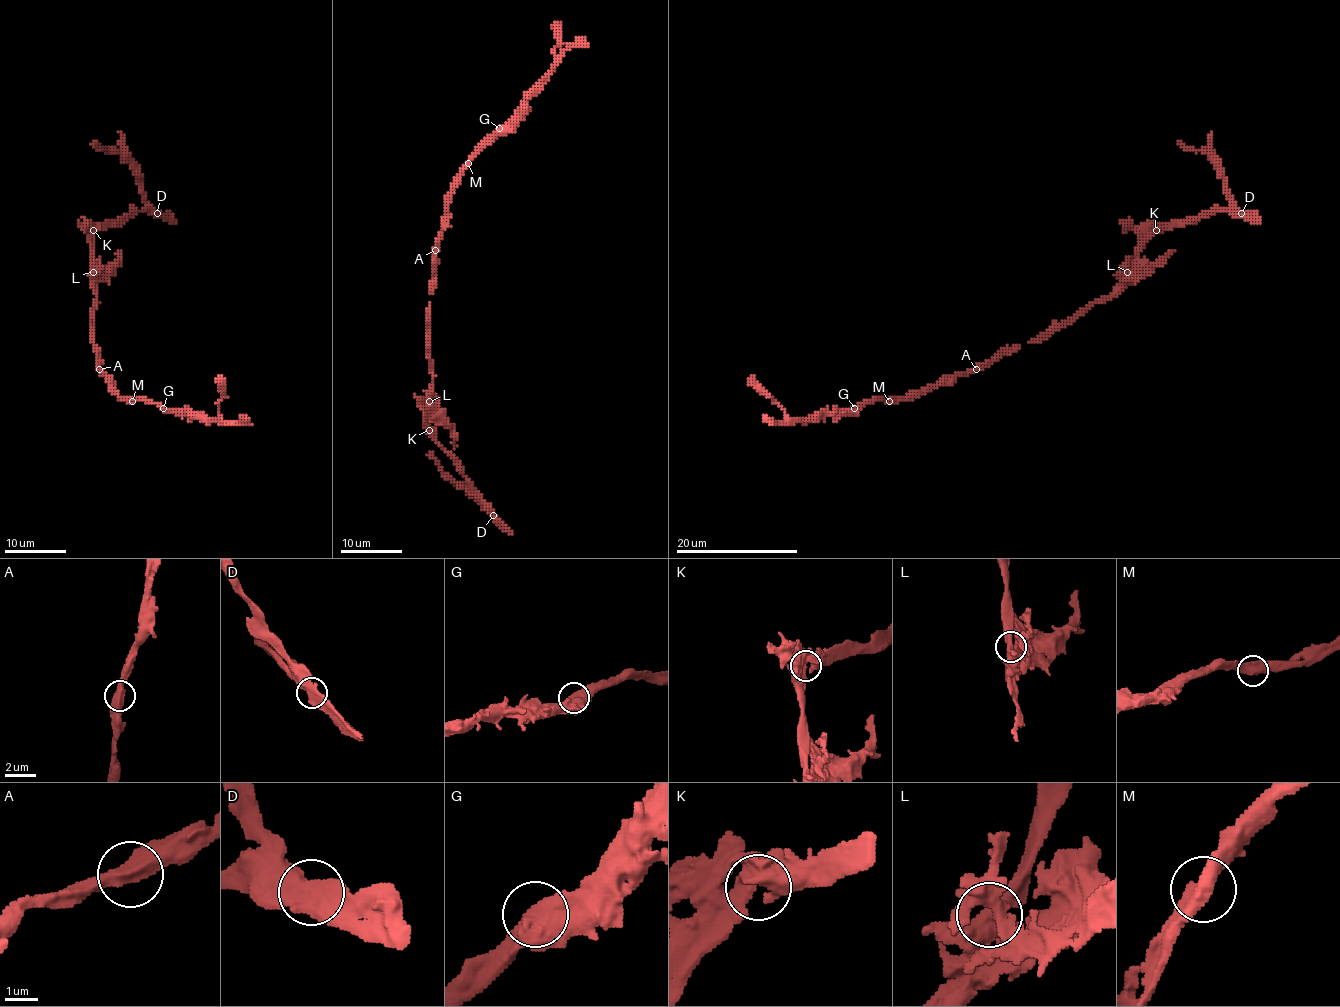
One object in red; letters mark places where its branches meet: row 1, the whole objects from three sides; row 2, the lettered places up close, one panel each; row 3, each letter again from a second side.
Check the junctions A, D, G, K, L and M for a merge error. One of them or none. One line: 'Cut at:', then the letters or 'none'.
Cut at: none

